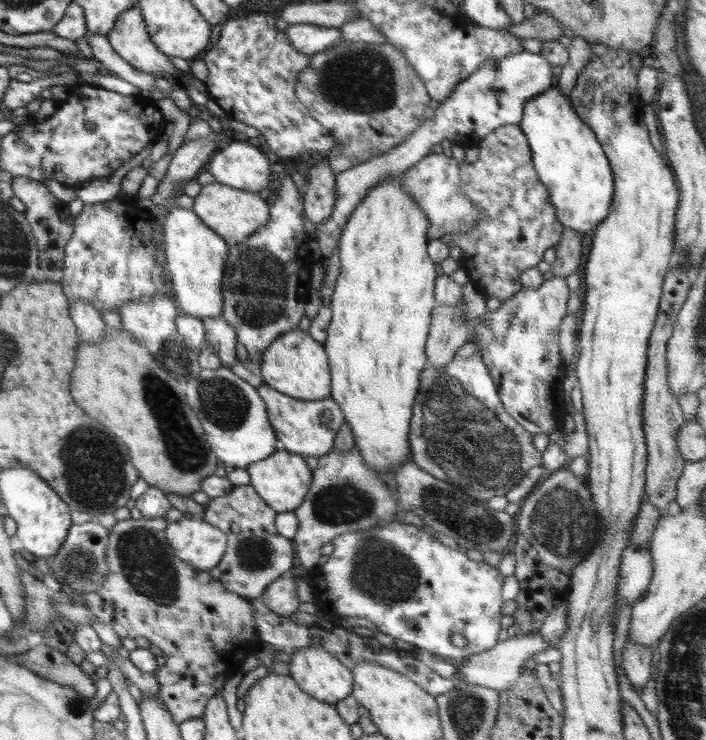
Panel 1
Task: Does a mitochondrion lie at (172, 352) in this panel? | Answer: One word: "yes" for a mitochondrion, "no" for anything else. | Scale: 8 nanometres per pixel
yes

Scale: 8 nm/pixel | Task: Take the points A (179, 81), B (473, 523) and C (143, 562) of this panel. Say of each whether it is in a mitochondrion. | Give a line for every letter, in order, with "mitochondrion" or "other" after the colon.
A: other
B: mitochondrion
C: mitochondrion

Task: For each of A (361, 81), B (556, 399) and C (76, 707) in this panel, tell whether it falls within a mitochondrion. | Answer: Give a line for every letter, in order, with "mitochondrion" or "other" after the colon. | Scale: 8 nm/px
A: mitochondrion
B: other
C: mitochondrion

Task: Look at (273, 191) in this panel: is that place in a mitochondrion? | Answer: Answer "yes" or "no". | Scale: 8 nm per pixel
no

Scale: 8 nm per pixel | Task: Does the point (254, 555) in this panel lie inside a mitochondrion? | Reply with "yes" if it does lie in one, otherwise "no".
yes

